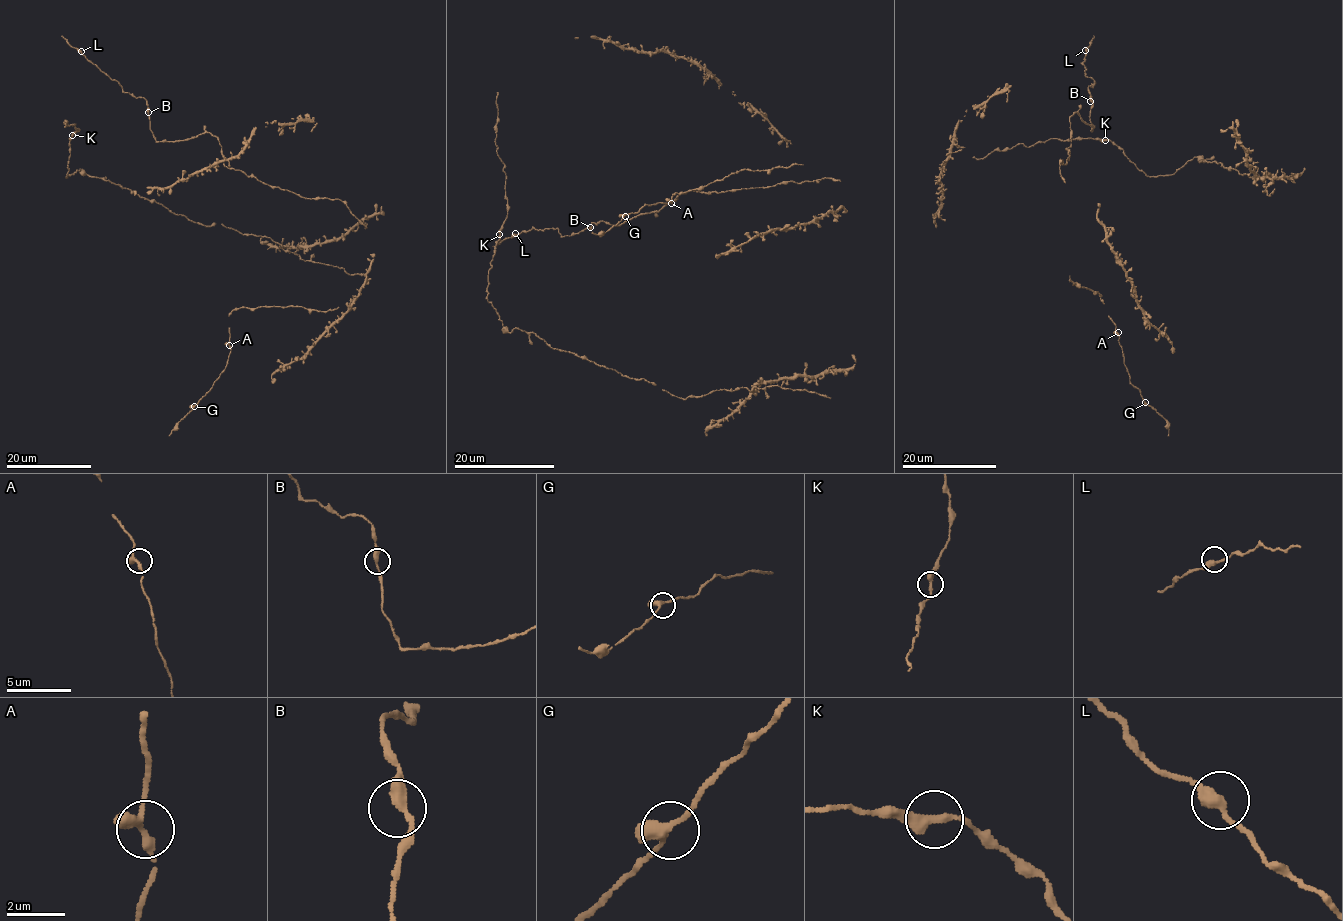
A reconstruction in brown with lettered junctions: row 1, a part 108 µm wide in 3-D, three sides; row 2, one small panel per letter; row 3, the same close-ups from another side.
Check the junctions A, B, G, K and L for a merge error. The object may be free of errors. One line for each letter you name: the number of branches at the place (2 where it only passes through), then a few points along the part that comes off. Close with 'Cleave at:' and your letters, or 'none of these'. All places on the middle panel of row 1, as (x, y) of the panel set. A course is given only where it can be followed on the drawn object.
Cleave at: none of these

